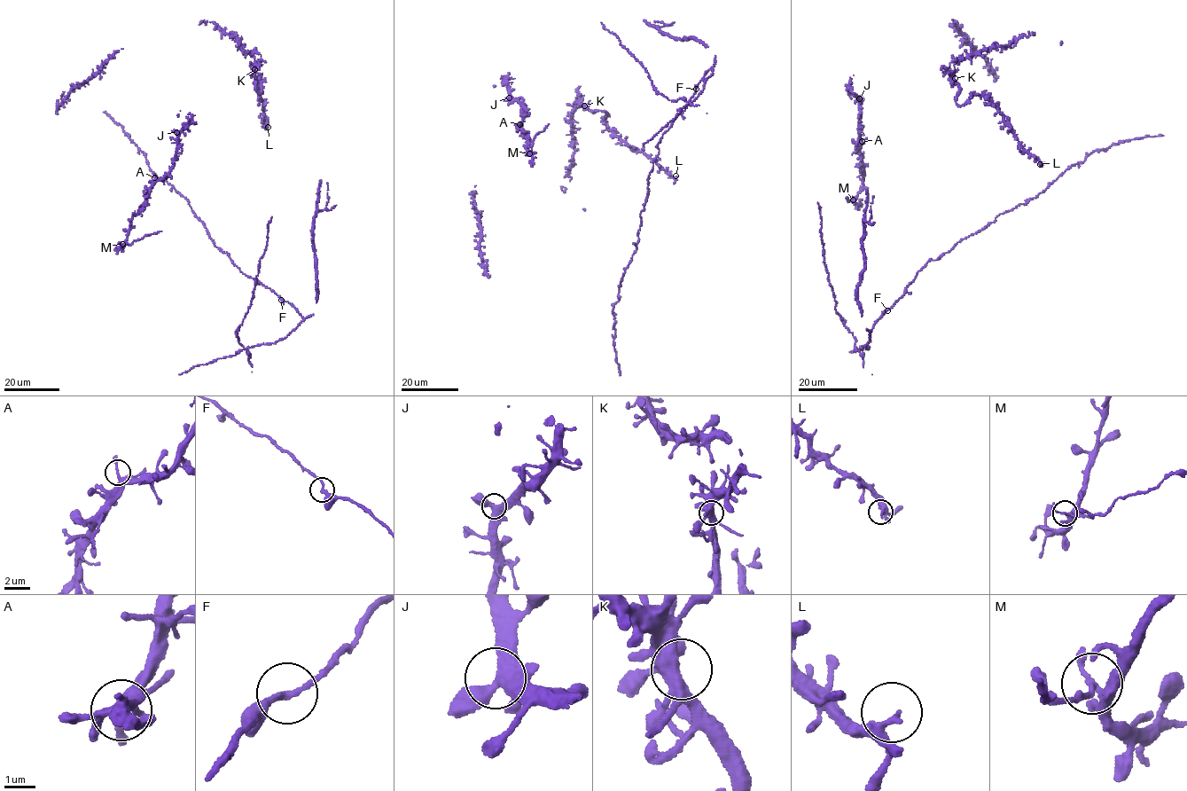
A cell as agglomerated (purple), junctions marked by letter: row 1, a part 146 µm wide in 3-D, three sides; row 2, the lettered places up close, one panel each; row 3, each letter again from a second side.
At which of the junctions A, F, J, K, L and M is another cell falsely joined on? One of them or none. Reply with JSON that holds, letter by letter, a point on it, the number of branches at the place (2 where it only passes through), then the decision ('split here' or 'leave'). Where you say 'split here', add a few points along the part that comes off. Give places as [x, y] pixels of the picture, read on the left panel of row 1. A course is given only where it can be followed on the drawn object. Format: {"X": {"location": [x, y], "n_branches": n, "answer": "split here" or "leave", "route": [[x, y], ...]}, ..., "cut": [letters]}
{"A": {"location": [154, 177], "n_branches": 3, "answer": "leave"}, "F": {"location": [281, 300], "n_branches": 2, "answer": "leave"}, "J": {"location": [176, 132], "n_branches": 4, "answer": "leave"}, "K": {"location": [254, 69], "n_branches": 7, "answer": "leave"}, "L": {"location": [268, 127], "n_branches": 2, "answer": "leave"}, "M": {"location": [122, 244], "n_branches": 5, "answer": "split here", "route": [[122, 244], [128, 245], [161, 231]]}, "cut": ["M"]}

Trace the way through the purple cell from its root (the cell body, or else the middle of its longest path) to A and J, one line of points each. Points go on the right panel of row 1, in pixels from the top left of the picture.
A: (849, 200), (855, 199), (862, 187), (862, 155), (858, 148), (862, 141)
J: (849, 200), (855, 199), (862, 189), (864, 175), (857, 142), (859, 98)

